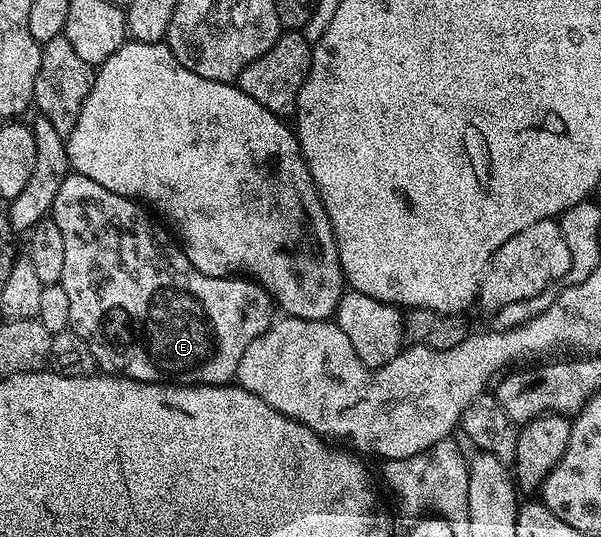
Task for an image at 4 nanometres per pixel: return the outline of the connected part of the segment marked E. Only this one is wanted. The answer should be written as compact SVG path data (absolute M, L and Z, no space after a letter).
M70 174L58 186L58 198L54 198L50 216L58 222L58 230L62 230L66 249L66 259L60 283L70 297L70 328L90 346L90 354L94 354L97 369L101 373L114 376L127 376L129 380L141 380L143 384L183 384L195 386L197 384L226 384L236 379L238 362L242 362L242 354L246 354L246 346L254 342L261 334L272 325L274 319L274 301L266 289L261 288L251 278L229 278L226 276L207 276L202 274L186 258L183 247L175 239L168 237L164 228L159 228L150 217L149 213L137 201L126 196L119 196L106 186L98 186L90 178L79 174Z

